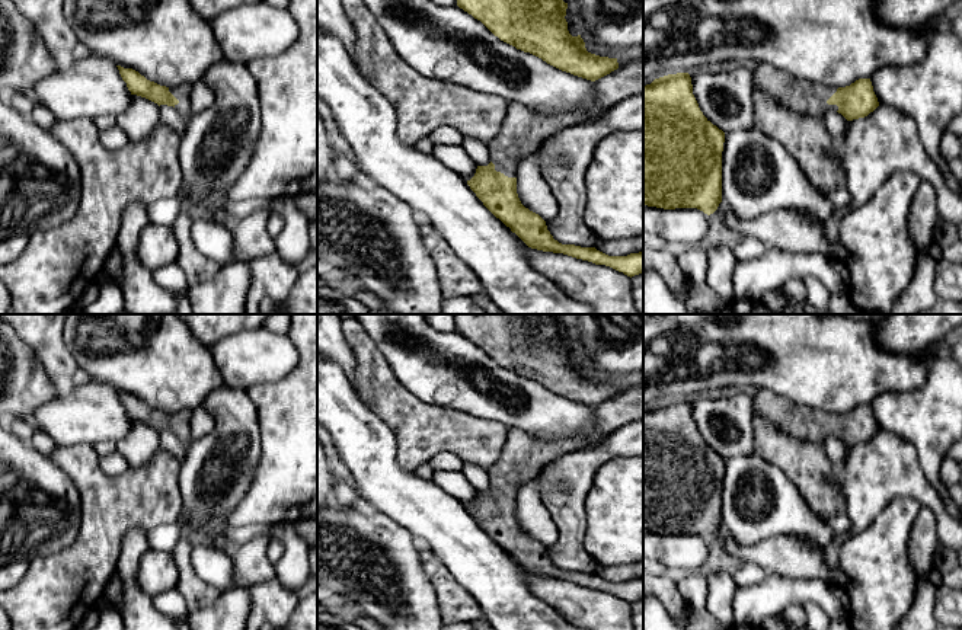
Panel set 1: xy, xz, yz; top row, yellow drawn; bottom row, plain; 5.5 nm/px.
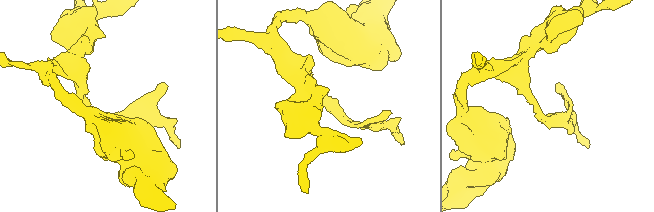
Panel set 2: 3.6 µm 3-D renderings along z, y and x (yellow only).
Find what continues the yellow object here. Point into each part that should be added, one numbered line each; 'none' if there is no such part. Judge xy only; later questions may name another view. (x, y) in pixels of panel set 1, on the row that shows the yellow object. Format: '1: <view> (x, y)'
1: xy (182, 93)

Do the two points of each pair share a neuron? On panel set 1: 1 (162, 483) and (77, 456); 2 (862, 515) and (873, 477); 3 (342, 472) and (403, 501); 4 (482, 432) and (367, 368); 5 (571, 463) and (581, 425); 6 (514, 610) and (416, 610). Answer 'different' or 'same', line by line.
1: same
2: same
3: different
4: same
5: different
6: different

